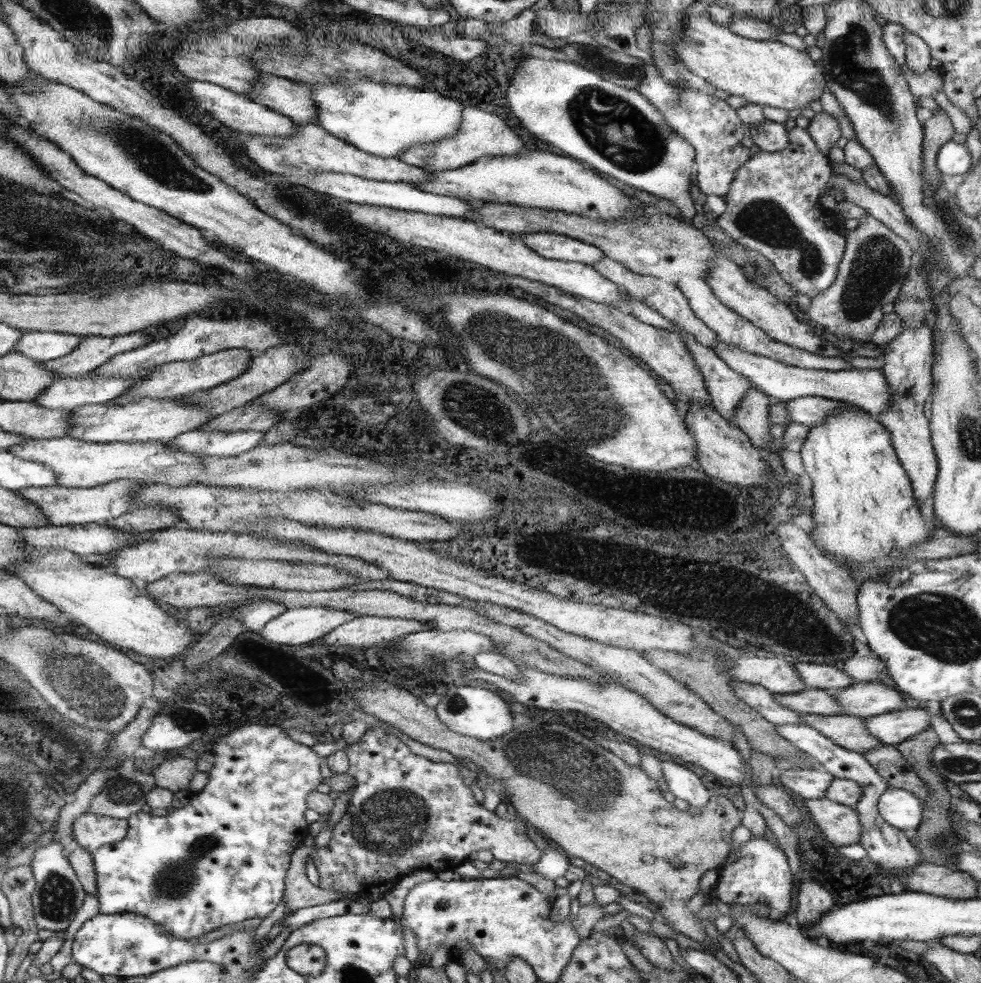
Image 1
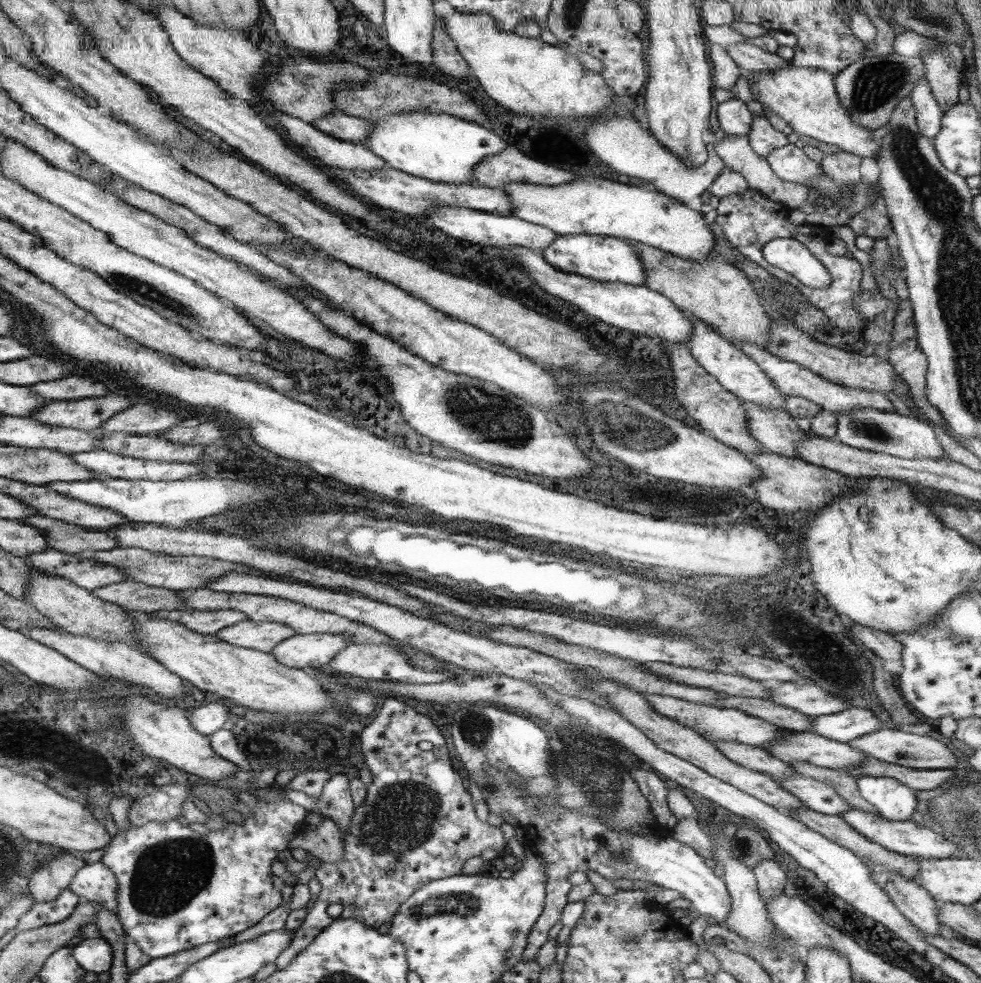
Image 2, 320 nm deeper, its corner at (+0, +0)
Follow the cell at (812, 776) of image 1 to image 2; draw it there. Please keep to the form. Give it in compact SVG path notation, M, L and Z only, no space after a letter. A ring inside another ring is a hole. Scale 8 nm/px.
M710 740L718 750L728 757L732 762L750 770L761 772L774 780L782 777L792 776L795 770L785 762L774 758L762 747L750 746L734 742L722 742L720 740Z

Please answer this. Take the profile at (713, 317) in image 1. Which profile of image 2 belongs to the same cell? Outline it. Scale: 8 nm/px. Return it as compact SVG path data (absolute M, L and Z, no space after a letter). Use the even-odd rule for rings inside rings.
M750 342L739 343L738 348L742 349L744 354L756 362L762 372L766 373L772 382L783 392L785 396L799 396L807 398L816 404L819 404L824 410L829 410L836 414L850 414L855 408L873 408L882 412L896 412L894 404L883 392L870 392L864 388L848 388L841 384L834 384L832 380L826 380L822 376L814 374L801 365L782 360L778 356L771 355L764 348L760 348Z

